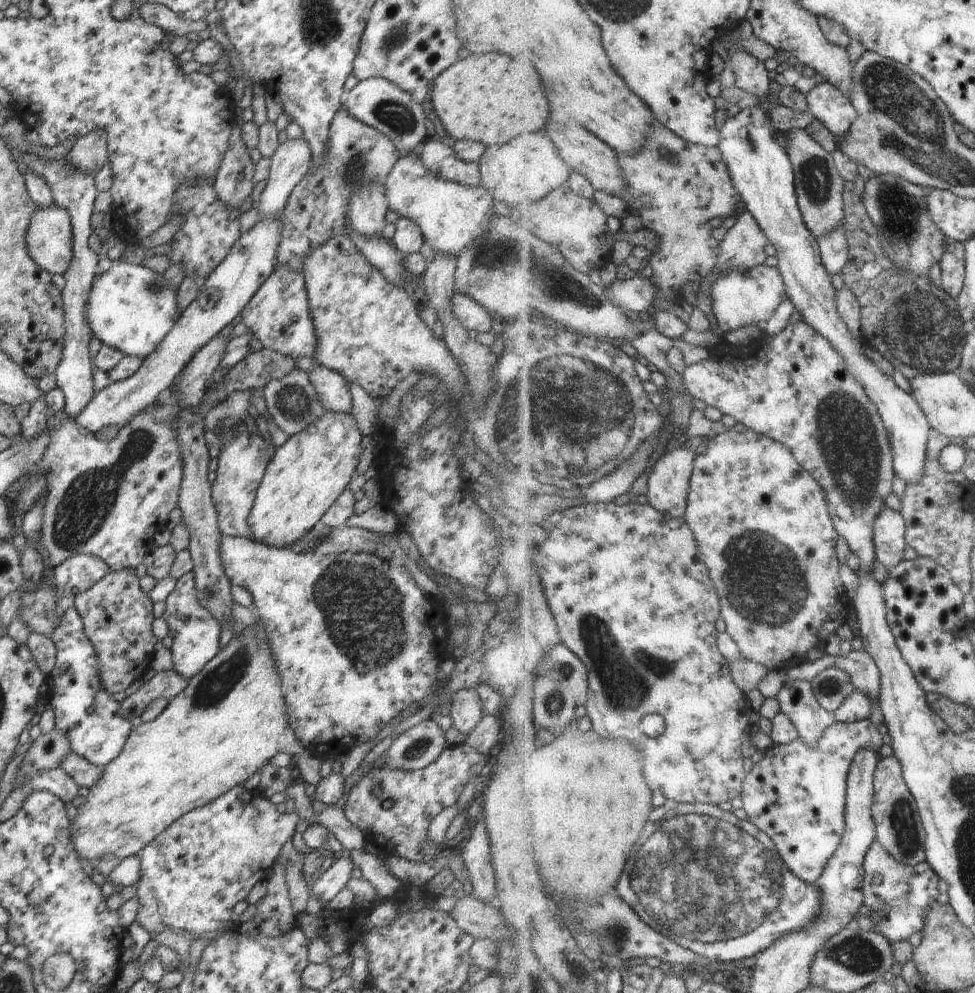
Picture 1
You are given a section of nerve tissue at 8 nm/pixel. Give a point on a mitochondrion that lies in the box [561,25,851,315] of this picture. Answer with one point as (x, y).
(817, 180)

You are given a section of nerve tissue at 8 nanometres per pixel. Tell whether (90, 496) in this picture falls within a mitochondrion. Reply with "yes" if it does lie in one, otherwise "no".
yes

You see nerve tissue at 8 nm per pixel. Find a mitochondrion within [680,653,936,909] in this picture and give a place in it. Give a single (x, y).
(906, 833)

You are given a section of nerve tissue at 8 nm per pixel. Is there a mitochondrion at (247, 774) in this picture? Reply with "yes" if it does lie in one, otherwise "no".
no

